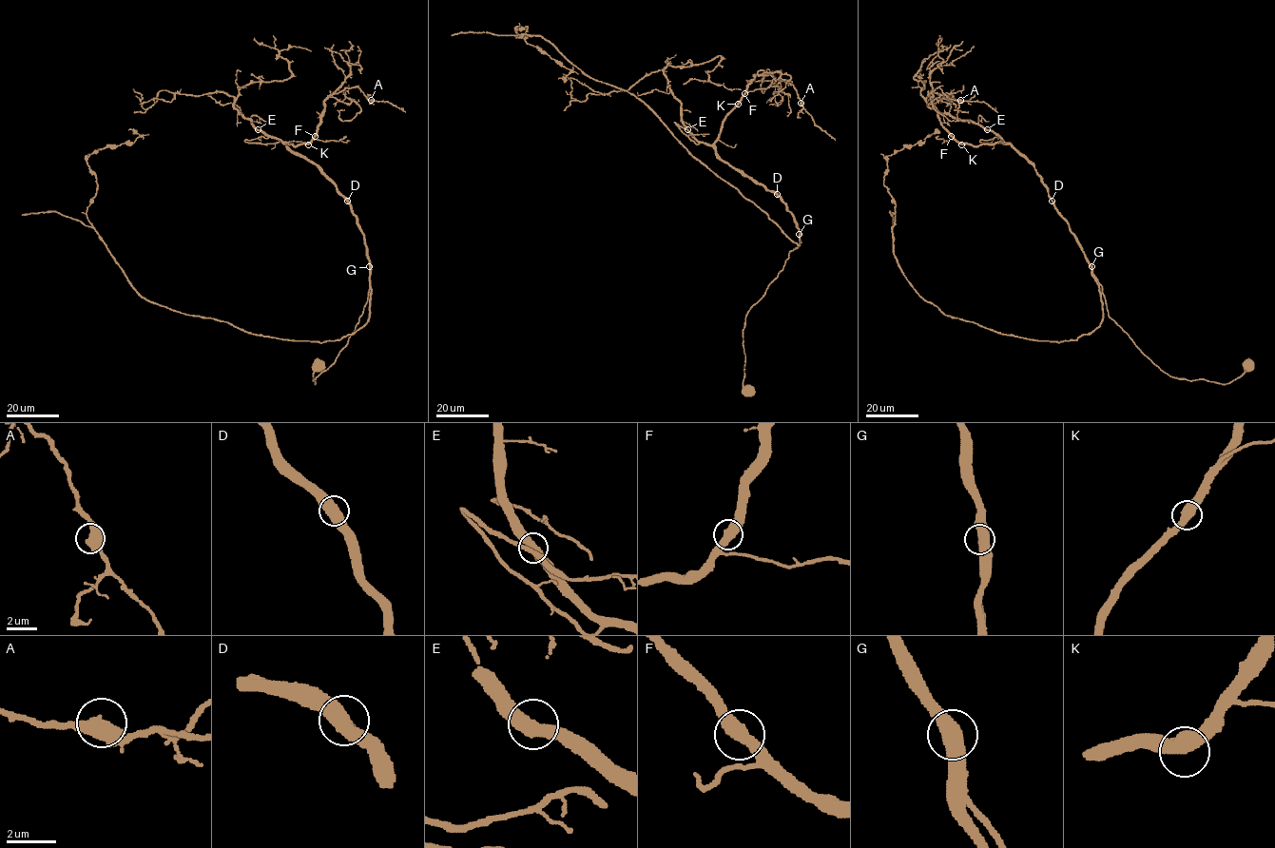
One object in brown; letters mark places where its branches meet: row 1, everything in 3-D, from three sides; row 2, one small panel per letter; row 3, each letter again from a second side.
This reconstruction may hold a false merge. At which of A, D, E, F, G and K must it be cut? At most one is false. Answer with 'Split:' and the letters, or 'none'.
Split: none

